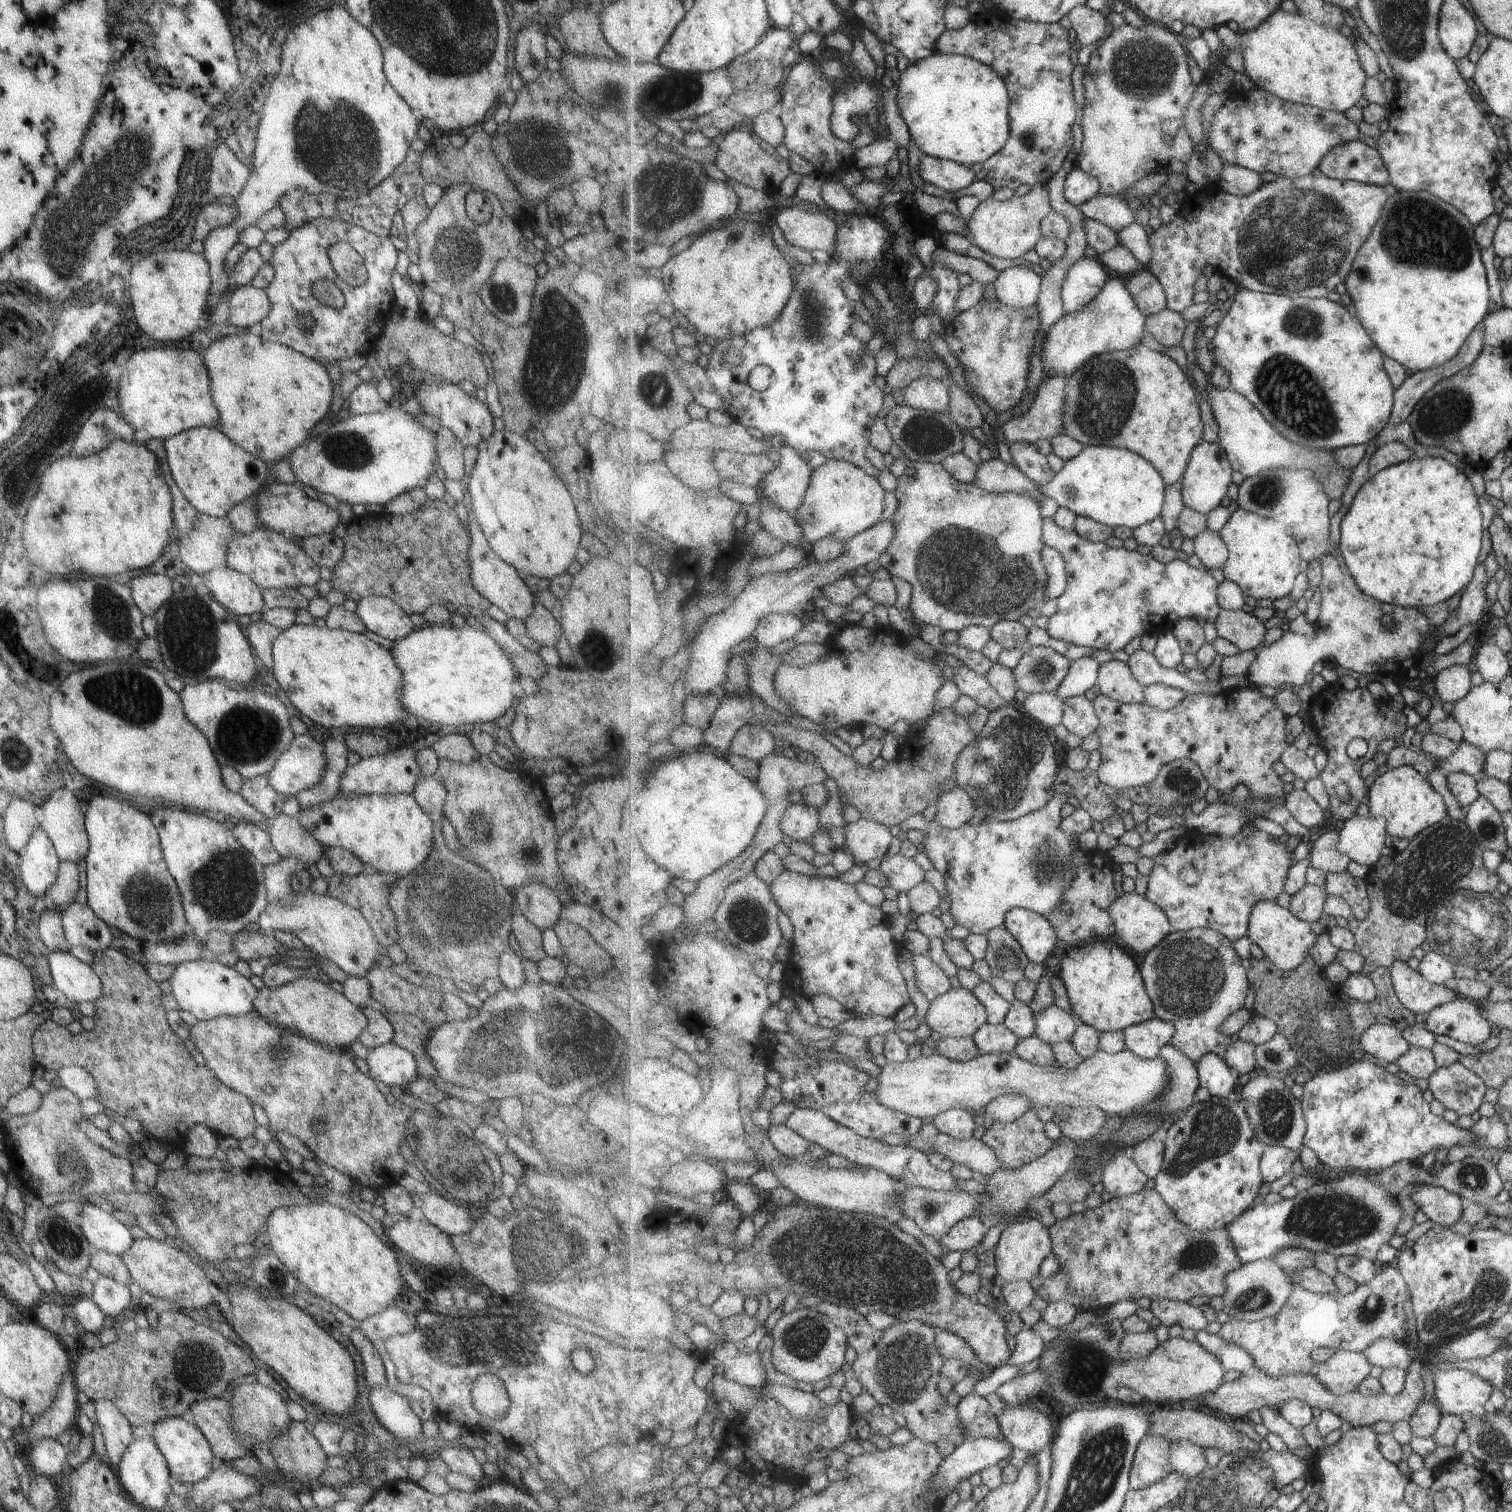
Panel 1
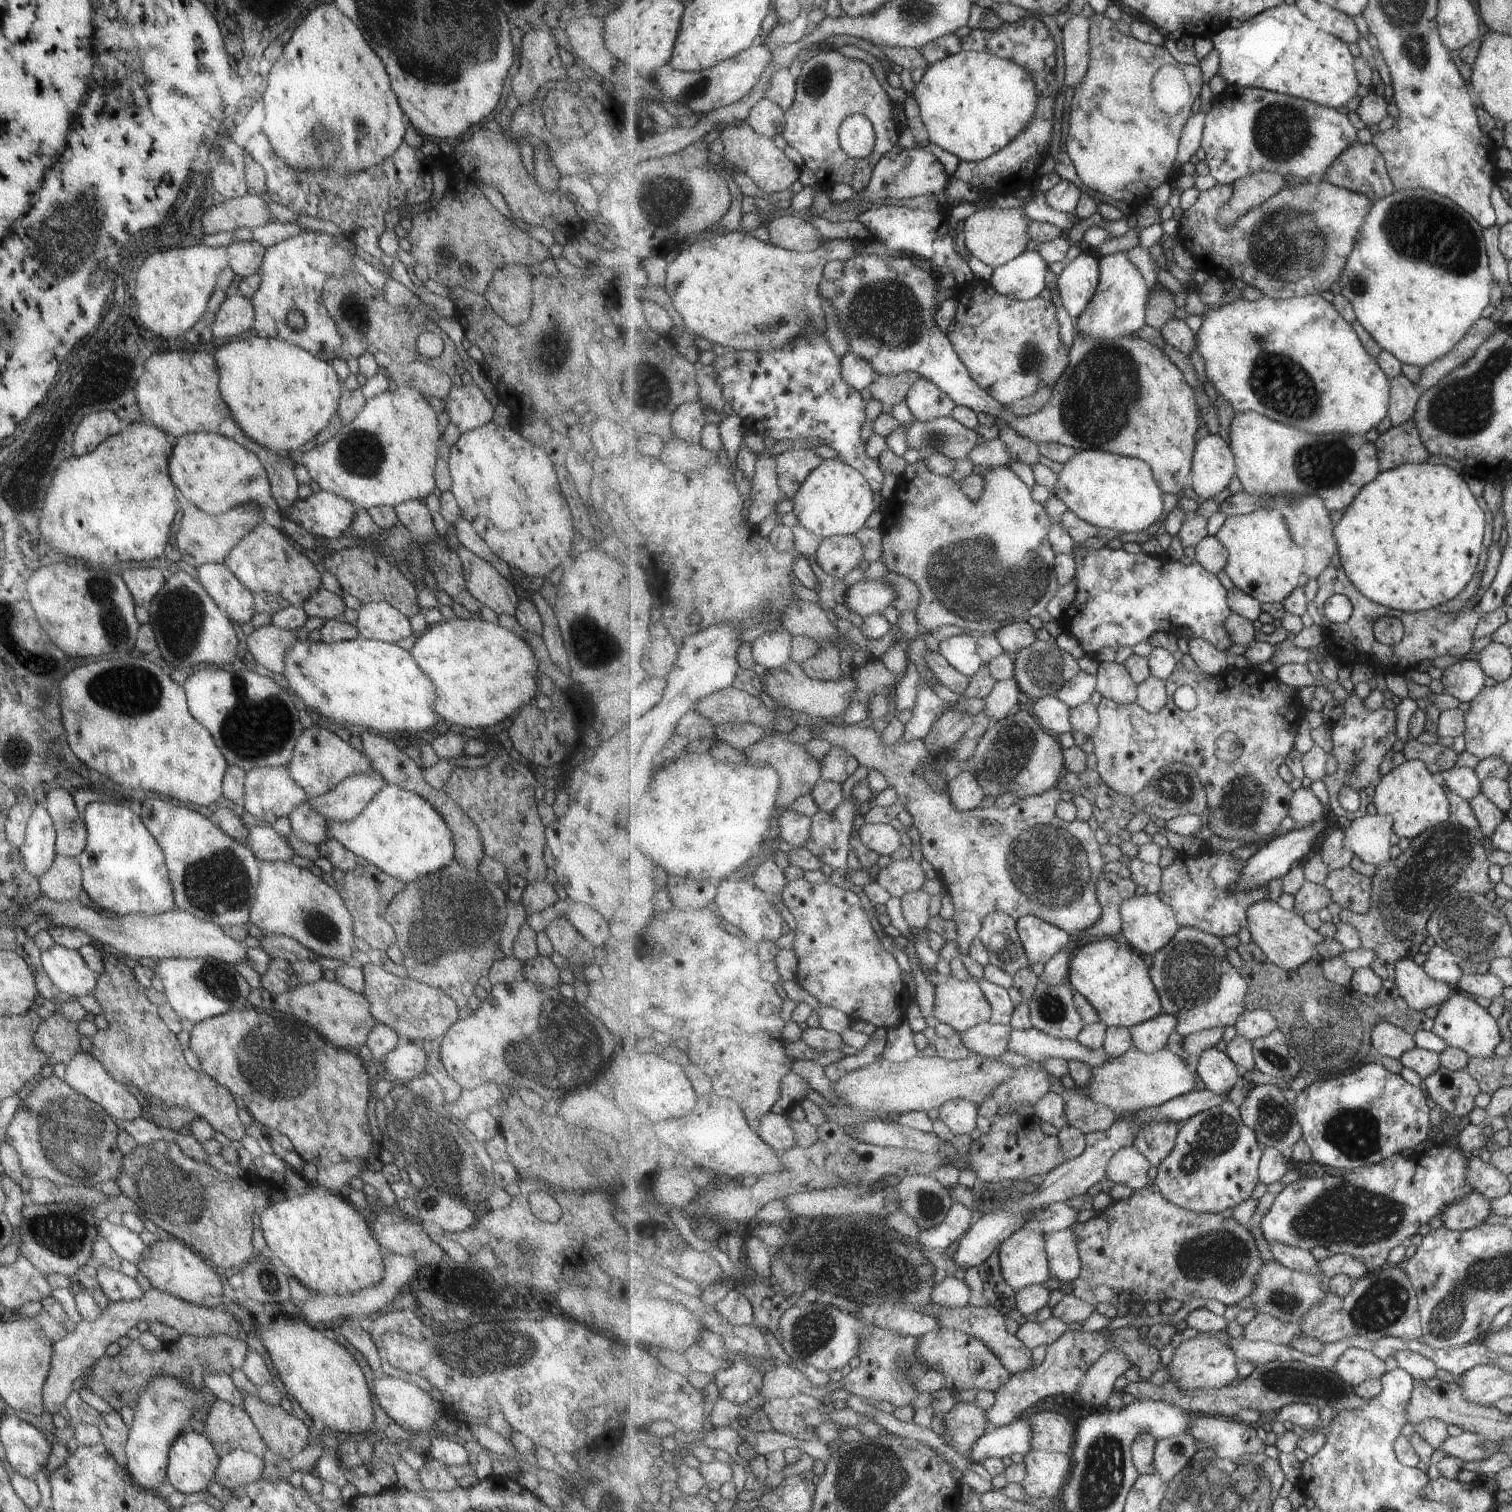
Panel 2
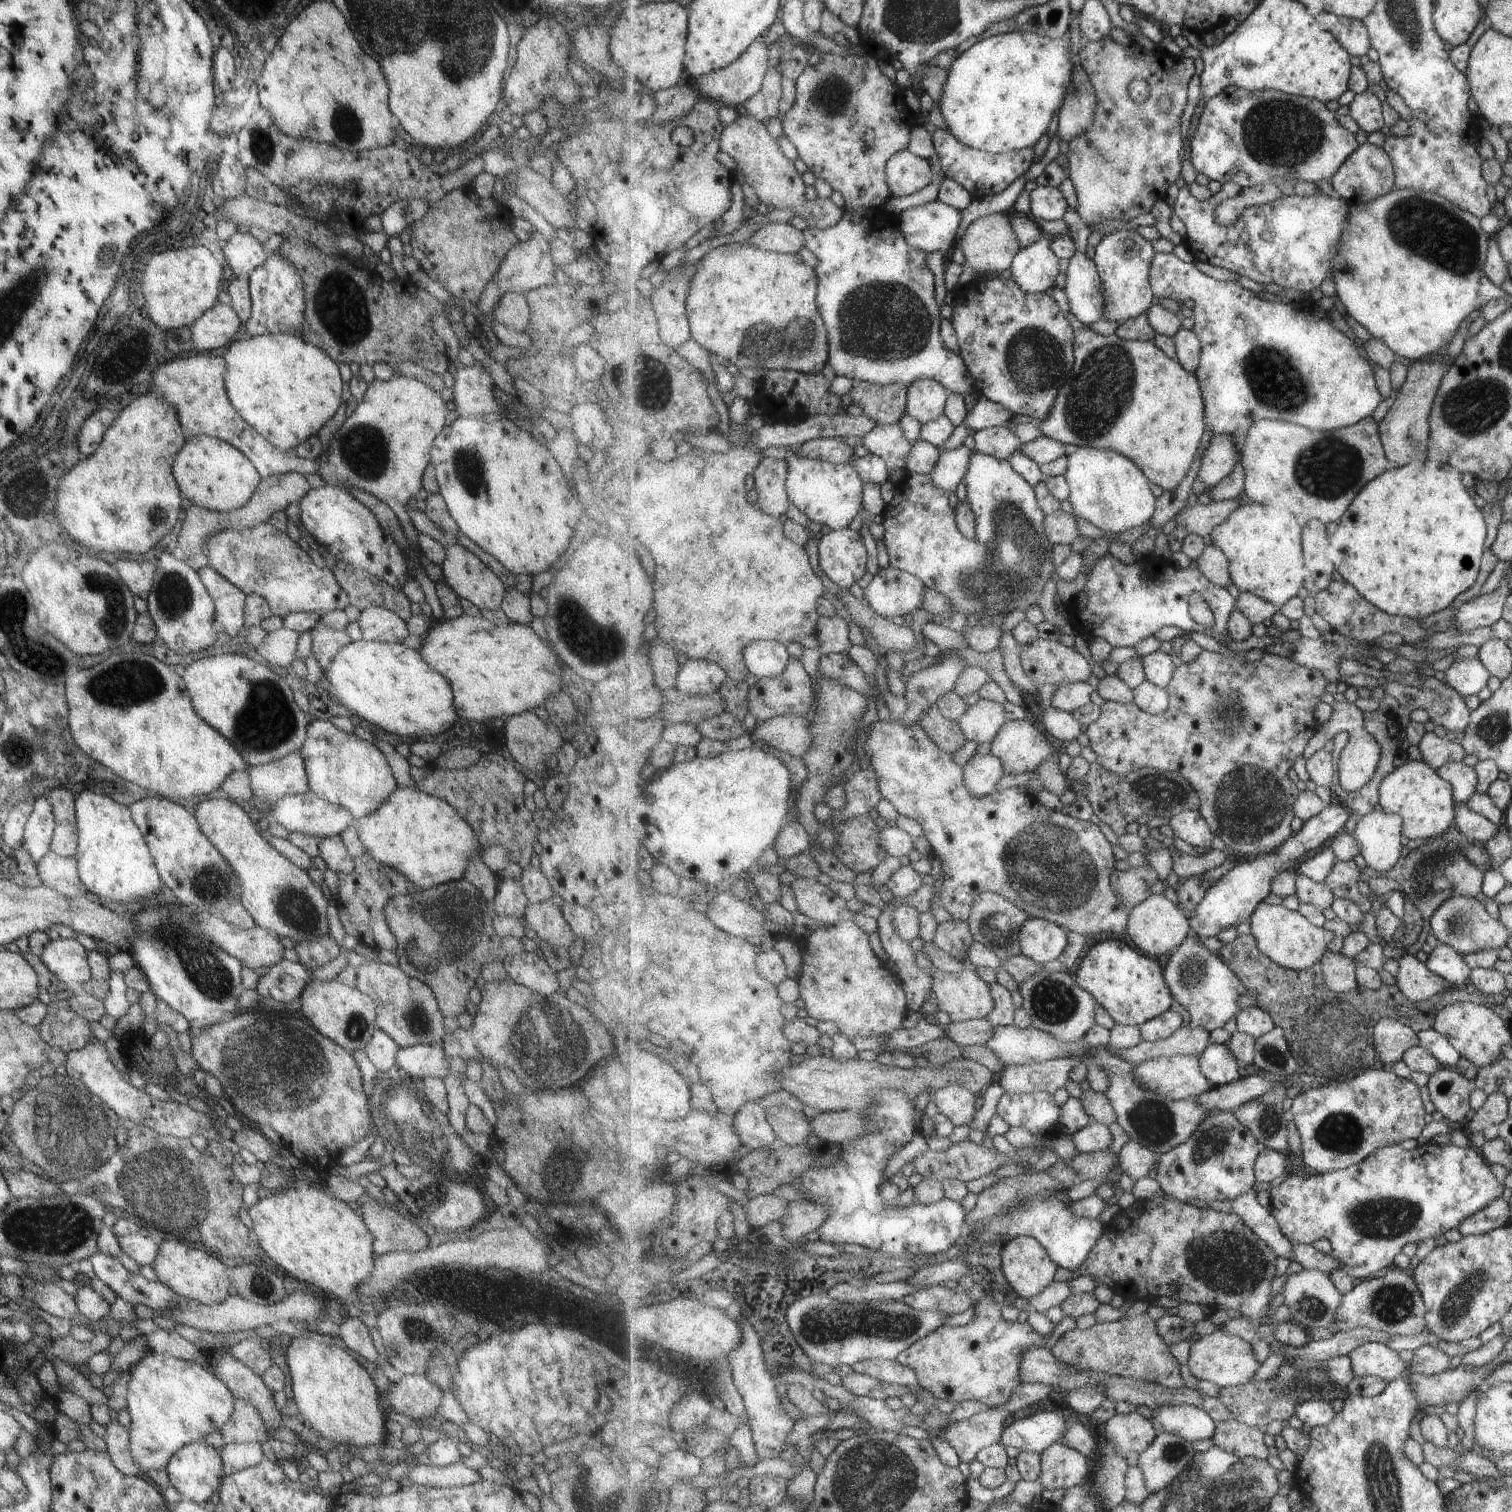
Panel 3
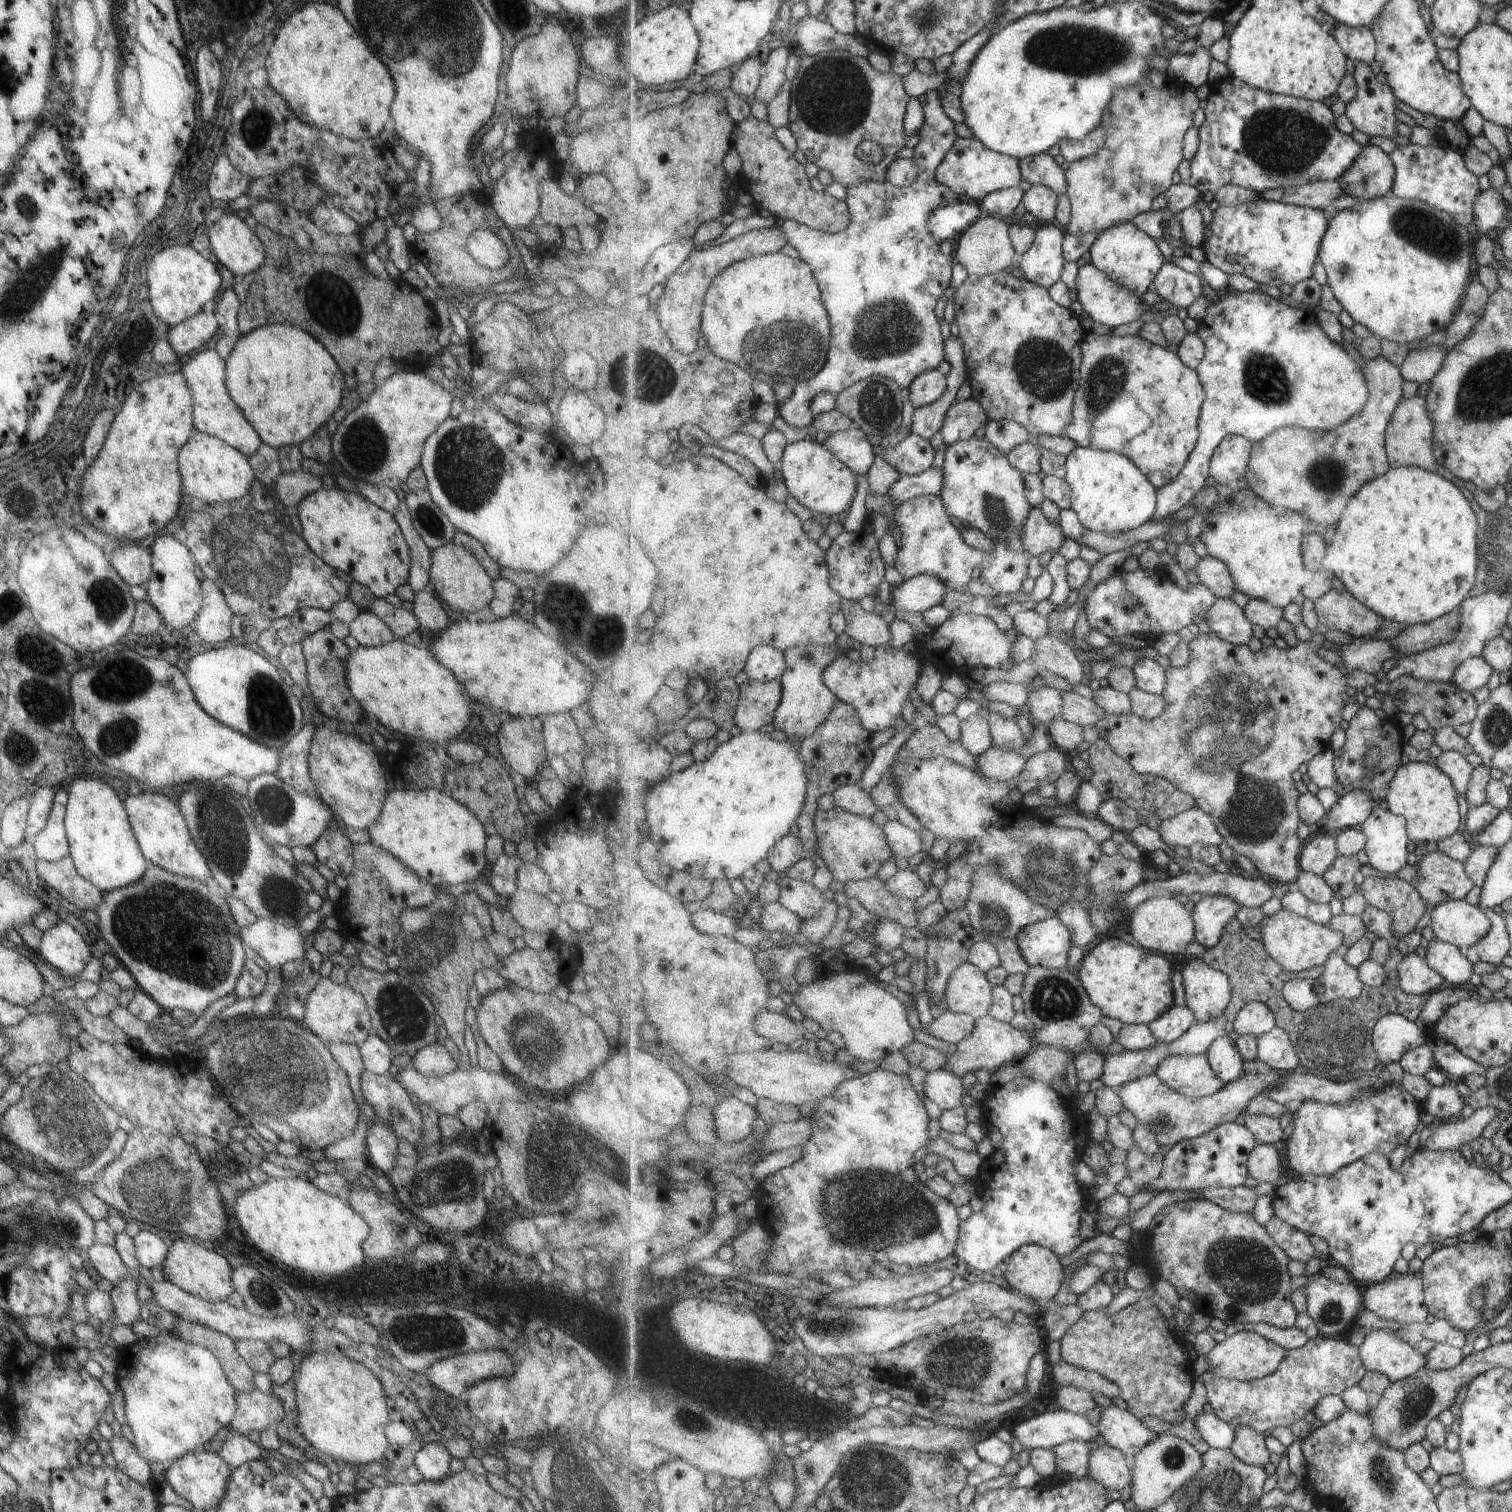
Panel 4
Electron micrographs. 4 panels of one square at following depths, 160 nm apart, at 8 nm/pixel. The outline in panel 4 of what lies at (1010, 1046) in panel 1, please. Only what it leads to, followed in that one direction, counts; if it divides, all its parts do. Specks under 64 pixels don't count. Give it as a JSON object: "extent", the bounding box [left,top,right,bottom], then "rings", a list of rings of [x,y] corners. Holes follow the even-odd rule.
{"extent":[927,1009,976,1045],"rings":[[[947,1009],[929,1024],[927,1033],[941,1041],[957,1045],[972,1036],[975,1028],[976,1020],[973,1016]]]}

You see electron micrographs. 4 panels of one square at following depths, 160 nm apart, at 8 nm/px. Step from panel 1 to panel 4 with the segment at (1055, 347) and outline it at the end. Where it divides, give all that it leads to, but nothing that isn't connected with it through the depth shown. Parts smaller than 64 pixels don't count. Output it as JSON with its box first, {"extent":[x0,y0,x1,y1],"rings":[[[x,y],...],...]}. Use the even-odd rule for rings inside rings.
{"extent":[1090,222,1166,294],"rings":[[[1131,222],[1117,224],[1105,230],[1090,248],[1090,256],[1092,265],[1137,294],[1145,294],[1147,290],[1153,289],[1155,278],[1166,264],[1154,237]]]}

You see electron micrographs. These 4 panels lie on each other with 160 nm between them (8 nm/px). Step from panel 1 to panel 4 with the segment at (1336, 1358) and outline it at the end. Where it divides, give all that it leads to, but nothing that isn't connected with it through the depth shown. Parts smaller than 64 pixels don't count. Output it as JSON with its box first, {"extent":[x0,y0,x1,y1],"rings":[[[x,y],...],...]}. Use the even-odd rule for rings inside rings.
{"extent":[1361,1330,1427,1383],"rings":[[[1373,1330],[1365,1336],[1361,1358],[1368,1371],[1389,1376],[1392,1383],[1404,1380],[1427,1366],[1427,1356],[1405,1342],[1397,1332]]]}

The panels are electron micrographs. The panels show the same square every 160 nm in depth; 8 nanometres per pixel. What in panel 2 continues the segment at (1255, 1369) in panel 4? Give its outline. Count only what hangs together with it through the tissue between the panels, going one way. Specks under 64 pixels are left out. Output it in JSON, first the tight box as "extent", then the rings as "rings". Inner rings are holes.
{"extent":[1168,1335,1240,1390],"rings":[[[1198,1335],[1183,1341],[1174,1351],[1171,1365],[1168,1367],[1174,1378],[1173,1387],[1184,1390],[1221,1389],[1239,1378],[1240,1359],[1235,1356],[1231,1346],[1220,1335]]]}

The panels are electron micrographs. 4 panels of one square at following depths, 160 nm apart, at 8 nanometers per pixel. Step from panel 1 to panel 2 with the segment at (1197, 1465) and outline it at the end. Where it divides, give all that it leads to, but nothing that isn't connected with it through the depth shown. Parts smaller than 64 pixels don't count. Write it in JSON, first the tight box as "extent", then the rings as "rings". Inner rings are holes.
{"extent":[1154,1433,1197,1483],"rings":[[[1183,1433],[1159,1439],[1154,1453],[1154,1474],[1169,1483],[1191,1464],[1197,1452],[1197,1438],[1193,1434]]]}

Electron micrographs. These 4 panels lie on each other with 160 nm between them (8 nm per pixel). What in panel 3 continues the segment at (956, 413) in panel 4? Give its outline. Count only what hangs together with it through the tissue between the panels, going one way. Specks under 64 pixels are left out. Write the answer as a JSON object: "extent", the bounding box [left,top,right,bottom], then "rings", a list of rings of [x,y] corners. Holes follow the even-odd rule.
{"extent":[963,396,1017,434],"rings":[[[982,396],[971,402],[967,420],[963,424],[969,427],[971,432],[973,430],[973,433],[977,434],[983,429],[1003,426],[1003,424],[1007,424],[1014,418],[1017,419],[1009,408],[1005,408],[1005,406],[1001,406],[1001,404]]]}

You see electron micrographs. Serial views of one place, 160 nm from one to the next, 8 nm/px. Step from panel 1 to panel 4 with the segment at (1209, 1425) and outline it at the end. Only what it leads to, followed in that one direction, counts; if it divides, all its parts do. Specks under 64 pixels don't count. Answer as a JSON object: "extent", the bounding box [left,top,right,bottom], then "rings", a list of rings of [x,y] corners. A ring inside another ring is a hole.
{"extent":[1230,1426,1271,1468],"rings":[[[1237,1426],[1237,1440],[1231,1446],[1230,1450],[1241,1460],[1247,1464],[1253,1464],[1264,1468],[1265,1464],[1269,1464],[1271,1452],[1267,1448],[1267,1438],[1263,1434],[1255,1431],[1255,1428],[1247,1426]]]}

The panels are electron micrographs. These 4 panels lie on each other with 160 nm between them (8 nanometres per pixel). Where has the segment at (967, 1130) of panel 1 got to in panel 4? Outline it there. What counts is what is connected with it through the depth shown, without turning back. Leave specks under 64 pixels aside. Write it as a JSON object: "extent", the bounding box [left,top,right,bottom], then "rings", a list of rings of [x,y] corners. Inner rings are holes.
{"extent":[924,1067,967,1111],"rings":[[[942,1067],[929,1071],[924,1080],[924,1094],[933,1103],[936,1103],[942,1111],[953,1110],[963,1104],[963,1096],[967,1093],[963,1088],[963,1081]]]}

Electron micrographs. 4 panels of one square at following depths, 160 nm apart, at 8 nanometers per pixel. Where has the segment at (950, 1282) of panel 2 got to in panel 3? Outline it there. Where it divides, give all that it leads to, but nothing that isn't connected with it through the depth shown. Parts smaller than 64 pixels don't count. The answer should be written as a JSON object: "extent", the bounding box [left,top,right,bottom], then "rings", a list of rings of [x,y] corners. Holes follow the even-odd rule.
{"extent":[902,1285,975,1315],"rings":[[[944,1285],[918,1290],[903,1298],[902,1301],[916,1310],[939,1310],[951,1315],[961,1314],[971,1306],[975,1306],[969,1296],[969,1290],[961,1287],[951,1290]]]}

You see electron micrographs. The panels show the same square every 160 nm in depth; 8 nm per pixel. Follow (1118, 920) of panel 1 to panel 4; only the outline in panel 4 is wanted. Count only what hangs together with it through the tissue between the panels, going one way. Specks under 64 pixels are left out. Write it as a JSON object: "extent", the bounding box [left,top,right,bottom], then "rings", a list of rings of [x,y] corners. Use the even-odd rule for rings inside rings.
{"extent":[1129,897,1196,956],"rings":[[[1156,897],[1139,904],[1131,914],[1129,926],[1131,935],[1139,946],[1167,956],[1183,955],[1187,946],[1196,940],[1196,925],[1192,912],[1175,897]]]}

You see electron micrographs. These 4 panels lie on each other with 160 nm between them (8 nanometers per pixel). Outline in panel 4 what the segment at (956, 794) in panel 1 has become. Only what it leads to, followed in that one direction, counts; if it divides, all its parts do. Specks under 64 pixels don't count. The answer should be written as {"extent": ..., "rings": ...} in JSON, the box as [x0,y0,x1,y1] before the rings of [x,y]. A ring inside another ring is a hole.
{"extent":[976,747,1028,783],"rings":[[[992,747],[977,758],[976,772],[982,778],[1009,783],[1023,774],[1027,764],[1028,758],[1018,753],[1019,750]]]}

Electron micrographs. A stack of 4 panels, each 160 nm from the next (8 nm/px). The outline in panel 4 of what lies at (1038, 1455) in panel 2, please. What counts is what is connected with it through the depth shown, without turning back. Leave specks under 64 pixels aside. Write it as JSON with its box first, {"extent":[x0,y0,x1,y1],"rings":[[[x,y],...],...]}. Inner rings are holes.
{"extent":[1054,1441,1093,1482],"rings":[[[1068,1441],[1054,1449],[1057,1456],[1057,1478],[1067,1482],[1086,1478],[1090,1472],[1093,1446],[1086,1441]]]}

